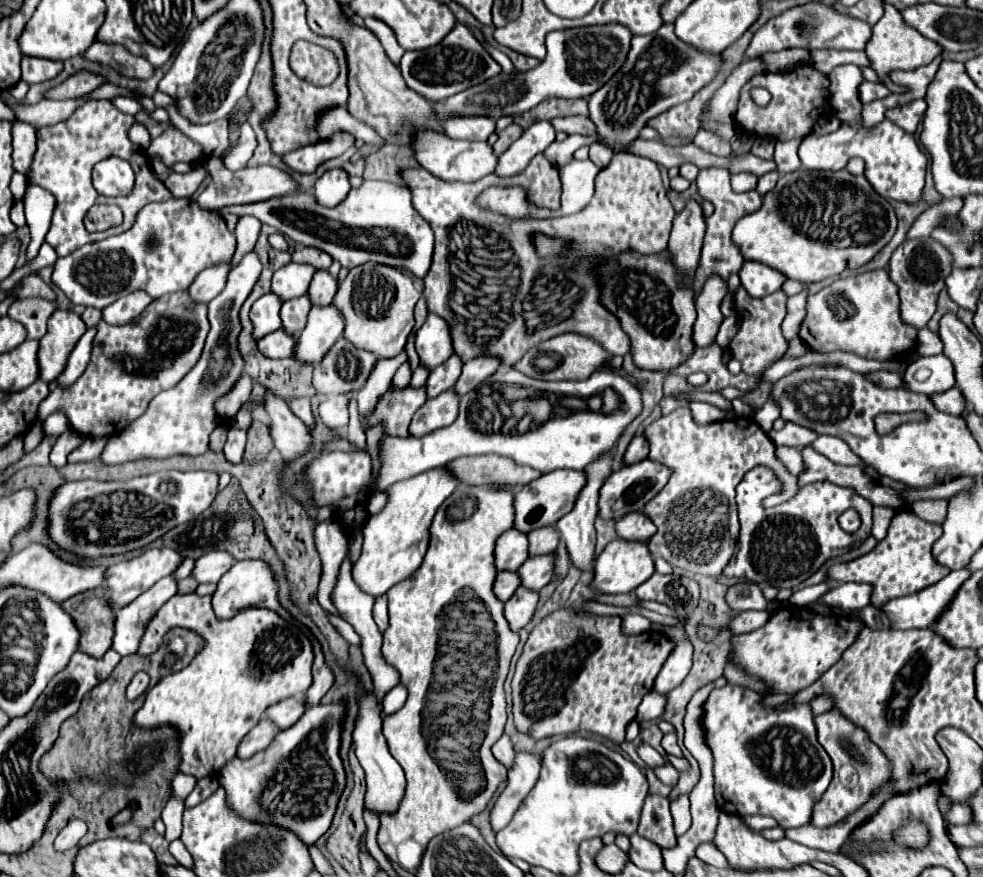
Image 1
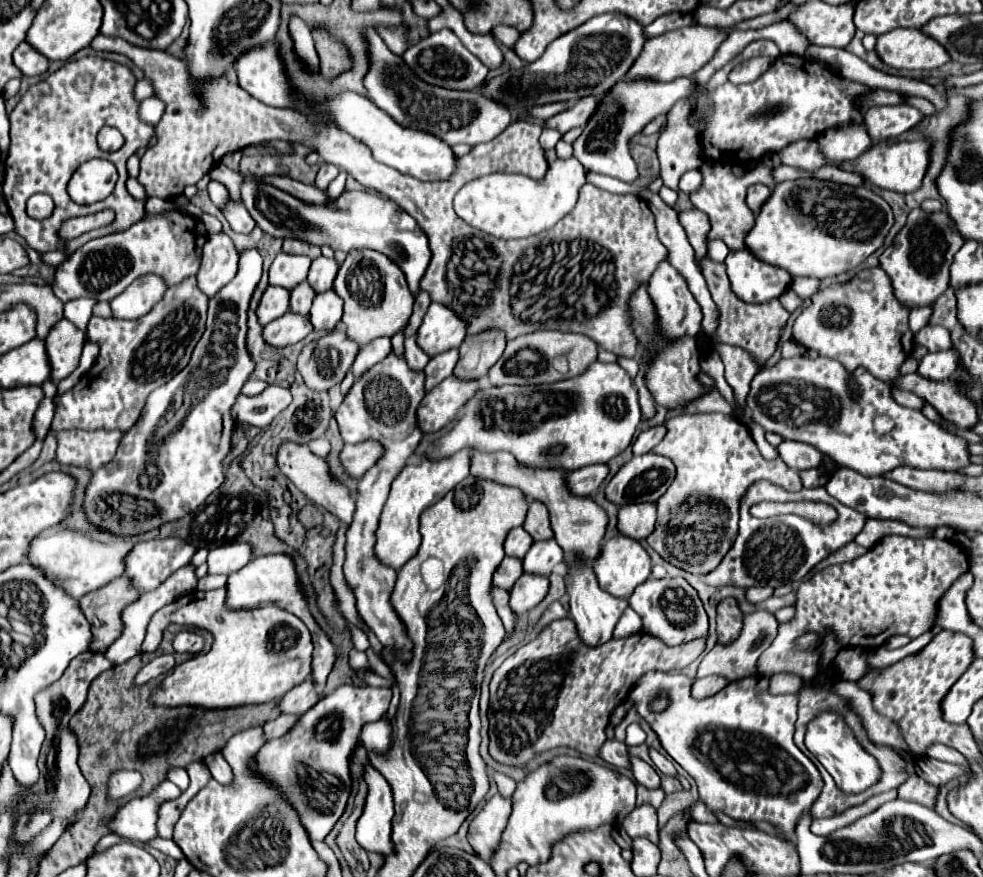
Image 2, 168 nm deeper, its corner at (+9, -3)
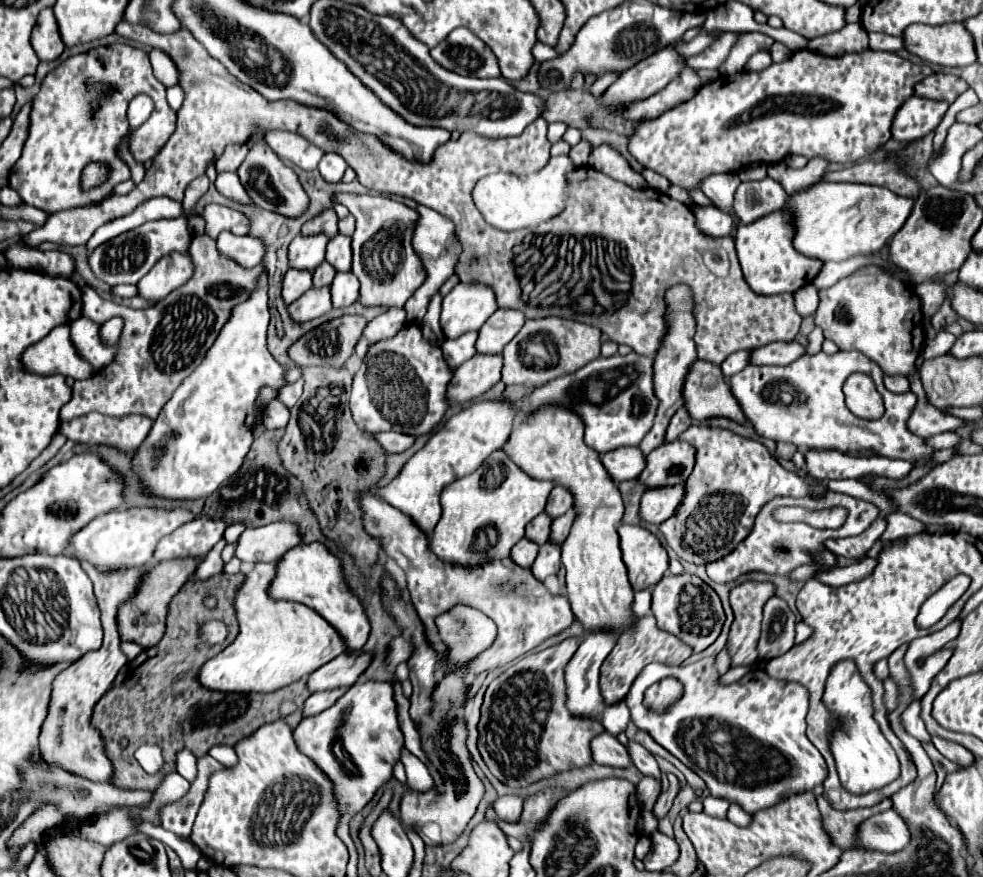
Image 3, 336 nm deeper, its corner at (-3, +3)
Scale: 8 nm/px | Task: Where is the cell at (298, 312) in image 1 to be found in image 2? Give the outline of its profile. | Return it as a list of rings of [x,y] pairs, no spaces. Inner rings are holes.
[[[302,281],[302,285],[296,285],[292,289],[292,297],[290,297],[290,311],[296,311],[296,313],[308,313],[310,311],[310,305],[312,305],[312,299],[314,299],[314,289],[310,287],[308,281]]]

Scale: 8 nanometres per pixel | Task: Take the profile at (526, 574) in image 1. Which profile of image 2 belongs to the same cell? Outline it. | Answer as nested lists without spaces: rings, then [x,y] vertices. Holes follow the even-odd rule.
[[[554,539],[536,541],[532,543],[530,551],[524,557],[524,571],[538,573],[538,575],[550,575],[552,567],[558,565],[562,559],[564,559],[564,553]]]

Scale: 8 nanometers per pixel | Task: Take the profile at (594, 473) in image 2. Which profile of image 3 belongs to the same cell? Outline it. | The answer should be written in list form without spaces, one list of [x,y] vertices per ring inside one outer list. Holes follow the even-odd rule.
[[[622,447],[600,457],[604,469],[612,477],[614,483],[636,479],[640,471],[646,467],[644,453],[638,447]]]

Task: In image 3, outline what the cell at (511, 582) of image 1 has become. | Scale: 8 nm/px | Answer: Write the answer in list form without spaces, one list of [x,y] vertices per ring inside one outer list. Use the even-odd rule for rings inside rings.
[[[522,539],[514,545],[514,551],[510,551],[510,559],[514,559],[514,563],[518,563],[518,567],[532,567],[534,559],[538,557],[538,545]]]

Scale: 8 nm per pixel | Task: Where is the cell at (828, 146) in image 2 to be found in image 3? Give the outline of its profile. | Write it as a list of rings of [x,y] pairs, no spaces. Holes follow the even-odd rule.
[[[810,159],[808,165],[804,169],[790,169],[786,167],[782,161],[780,163],[770,163],[768,165],[768,177],[776,179],[788,195],[792,195],[794,191],[800,191],[804,187],[814,185],[822,173],[826,171],[826,167],[830,163],[826,163],[824,159]]]

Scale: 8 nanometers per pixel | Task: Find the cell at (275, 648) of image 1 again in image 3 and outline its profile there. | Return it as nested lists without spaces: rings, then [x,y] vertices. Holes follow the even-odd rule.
[[[258,563],[252,571],[246,573],[244,583],[238,587],[234,597],[234,611],[240,625],[240,633],[236,639],[218,655],[214,655],[210,661],[206,661],[198,673],[198,681],[206,689],[214,691],[278,691],[302,677],[308,677],[316,669],[320,669],[324,663],[332,661],[344,651],[344,641],[334,631],[334,627],[328,625],[326,619],[322,619],[316,611],[302,603],[288,603],[288,601],[272,601],[266,597],[266,589],[274,577],[276,563]]]

